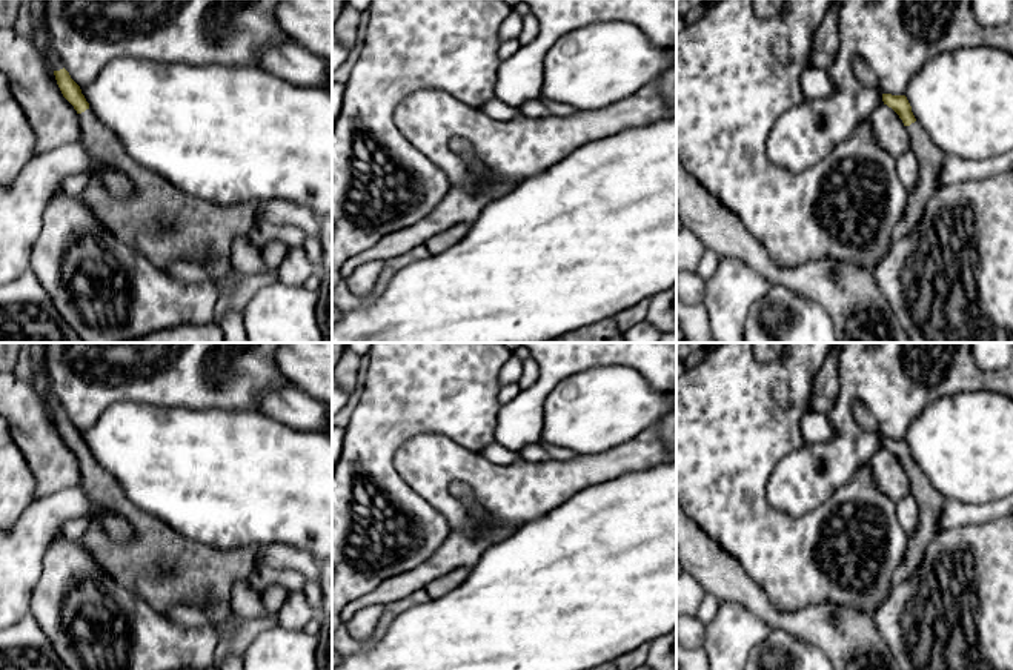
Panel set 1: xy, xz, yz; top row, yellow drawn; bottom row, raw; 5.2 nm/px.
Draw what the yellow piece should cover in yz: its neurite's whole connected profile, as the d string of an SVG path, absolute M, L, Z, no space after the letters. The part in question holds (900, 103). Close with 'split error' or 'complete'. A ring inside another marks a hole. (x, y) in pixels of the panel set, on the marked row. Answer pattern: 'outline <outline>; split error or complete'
outline M882 94L882 101L902 120L910 137L910 151L918 158L918 181L907 192L902 218L893 229L893 241L898 241L918 226L928 198L939 189L939 172L945 155L933 144L927 131L916 121L905 95Z; split error

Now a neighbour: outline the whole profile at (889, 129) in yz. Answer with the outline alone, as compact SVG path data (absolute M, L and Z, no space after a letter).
M879 104L870 117L873 135L881 148L898 158L910 149L910 137L899 115L887 104Z

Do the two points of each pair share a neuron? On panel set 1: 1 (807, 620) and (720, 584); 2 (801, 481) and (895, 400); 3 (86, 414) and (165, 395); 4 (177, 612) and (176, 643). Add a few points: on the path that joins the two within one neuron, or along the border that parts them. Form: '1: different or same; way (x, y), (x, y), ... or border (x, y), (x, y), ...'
1: same; way (786, 620), (775, 618), (741, 589)
2: same; way (835, 463), (846, 452), (846, 398), (856, 391)
3: same; way (106, 394), (109, 391), (145, 391)
4: different; border (163, 615), (186, 626), (209, 626), (212, 629)

